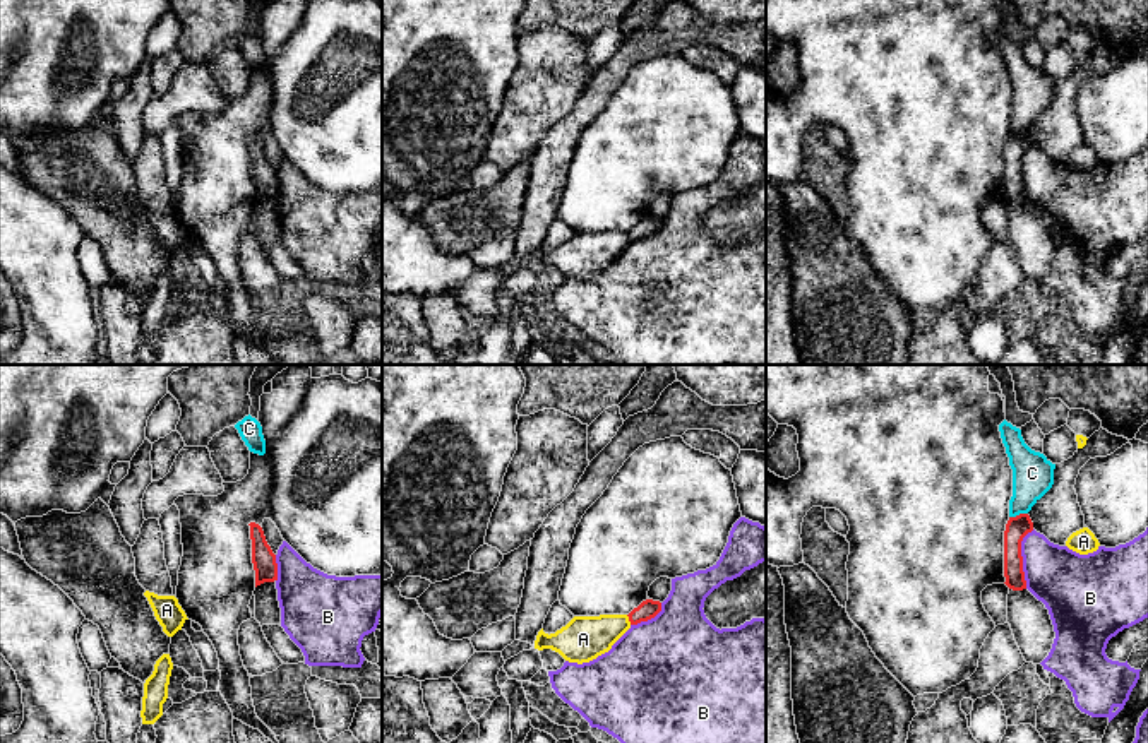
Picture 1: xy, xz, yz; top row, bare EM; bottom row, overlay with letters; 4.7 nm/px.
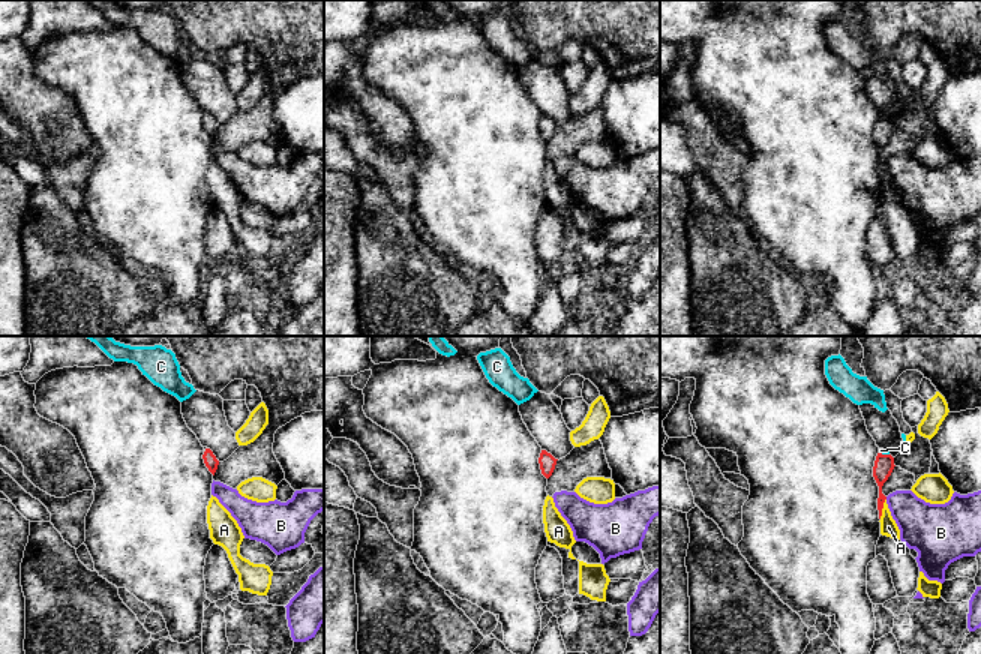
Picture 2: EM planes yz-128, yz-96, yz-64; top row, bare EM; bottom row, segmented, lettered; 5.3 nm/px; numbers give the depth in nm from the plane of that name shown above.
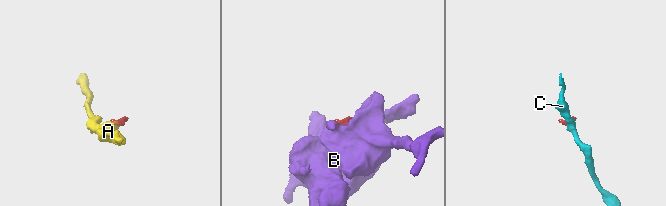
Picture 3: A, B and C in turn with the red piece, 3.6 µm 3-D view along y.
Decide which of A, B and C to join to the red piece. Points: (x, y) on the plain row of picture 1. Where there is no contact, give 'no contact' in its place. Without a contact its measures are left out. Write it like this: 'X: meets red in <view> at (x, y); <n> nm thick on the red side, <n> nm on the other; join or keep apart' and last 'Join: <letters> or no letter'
A: meets red in xz at (629, 237); 90 nm thick on the red side, 220 nm on the other; keep apart
B: meets red in yz at (1022, 175); 110 nm thick on the red side, 300 nm on the other; keep apart
C: meets red in yz at (1020, 130); 110 nm thick on the red side, 190 nm on the other; keep apart
Join: no letter

